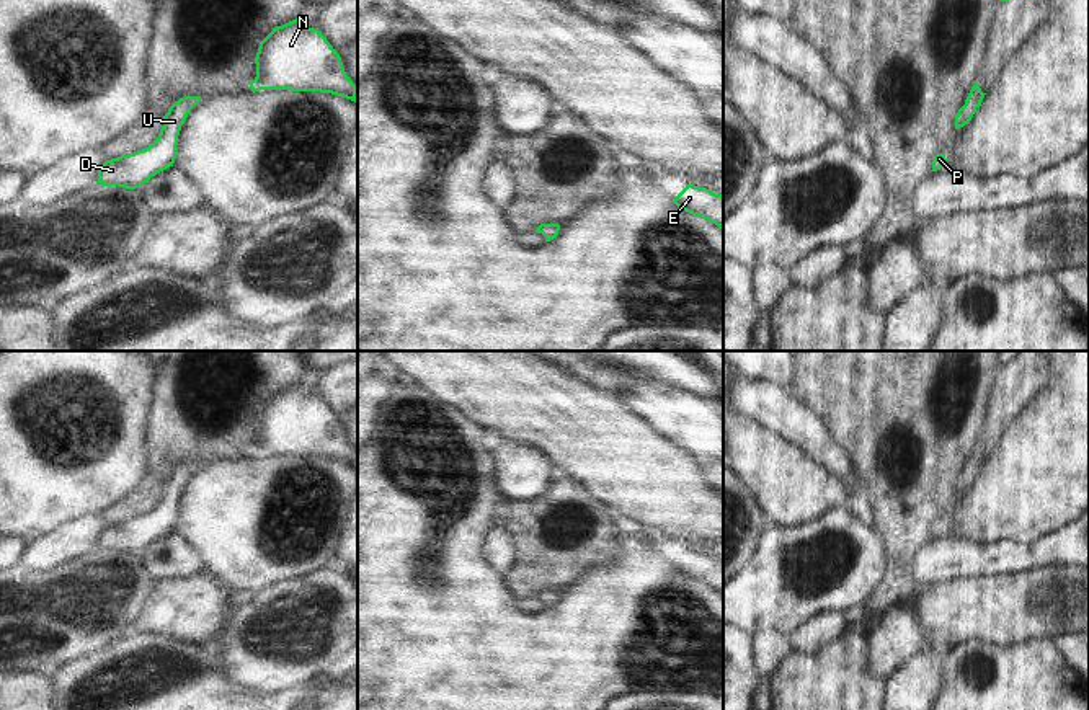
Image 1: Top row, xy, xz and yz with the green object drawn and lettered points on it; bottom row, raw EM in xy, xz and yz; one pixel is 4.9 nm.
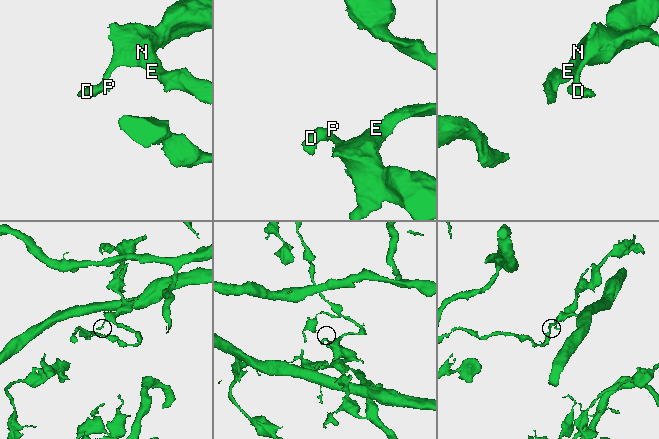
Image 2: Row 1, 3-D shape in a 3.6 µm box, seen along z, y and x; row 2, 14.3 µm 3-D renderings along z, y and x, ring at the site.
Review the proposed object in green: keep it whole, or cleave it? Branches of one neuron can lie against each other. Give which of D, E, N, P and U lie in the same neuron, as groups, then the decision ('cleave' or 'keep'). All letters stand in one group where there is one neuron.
groups D E N P U; keep

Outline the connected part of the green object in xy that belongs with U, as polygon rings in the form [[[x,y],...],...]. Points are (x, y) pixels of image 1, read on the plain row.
[[[183,462],[175,467],[163,481],[163,491],[155,508],[134,519],[106,526],[98,535],[96,548],[136,555],[157,539],[173,532],[181,491],[201,465],[201,462]]]

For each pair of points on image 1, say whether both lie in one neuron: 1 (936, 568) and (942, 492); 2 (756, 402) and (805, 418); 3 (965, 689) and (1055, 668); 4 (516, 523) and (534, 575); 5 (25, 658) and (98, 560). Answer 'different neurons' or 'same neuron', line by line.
1: different neurons
2: same neuron
3: same neuron
4: same neuron
5: same neuron

